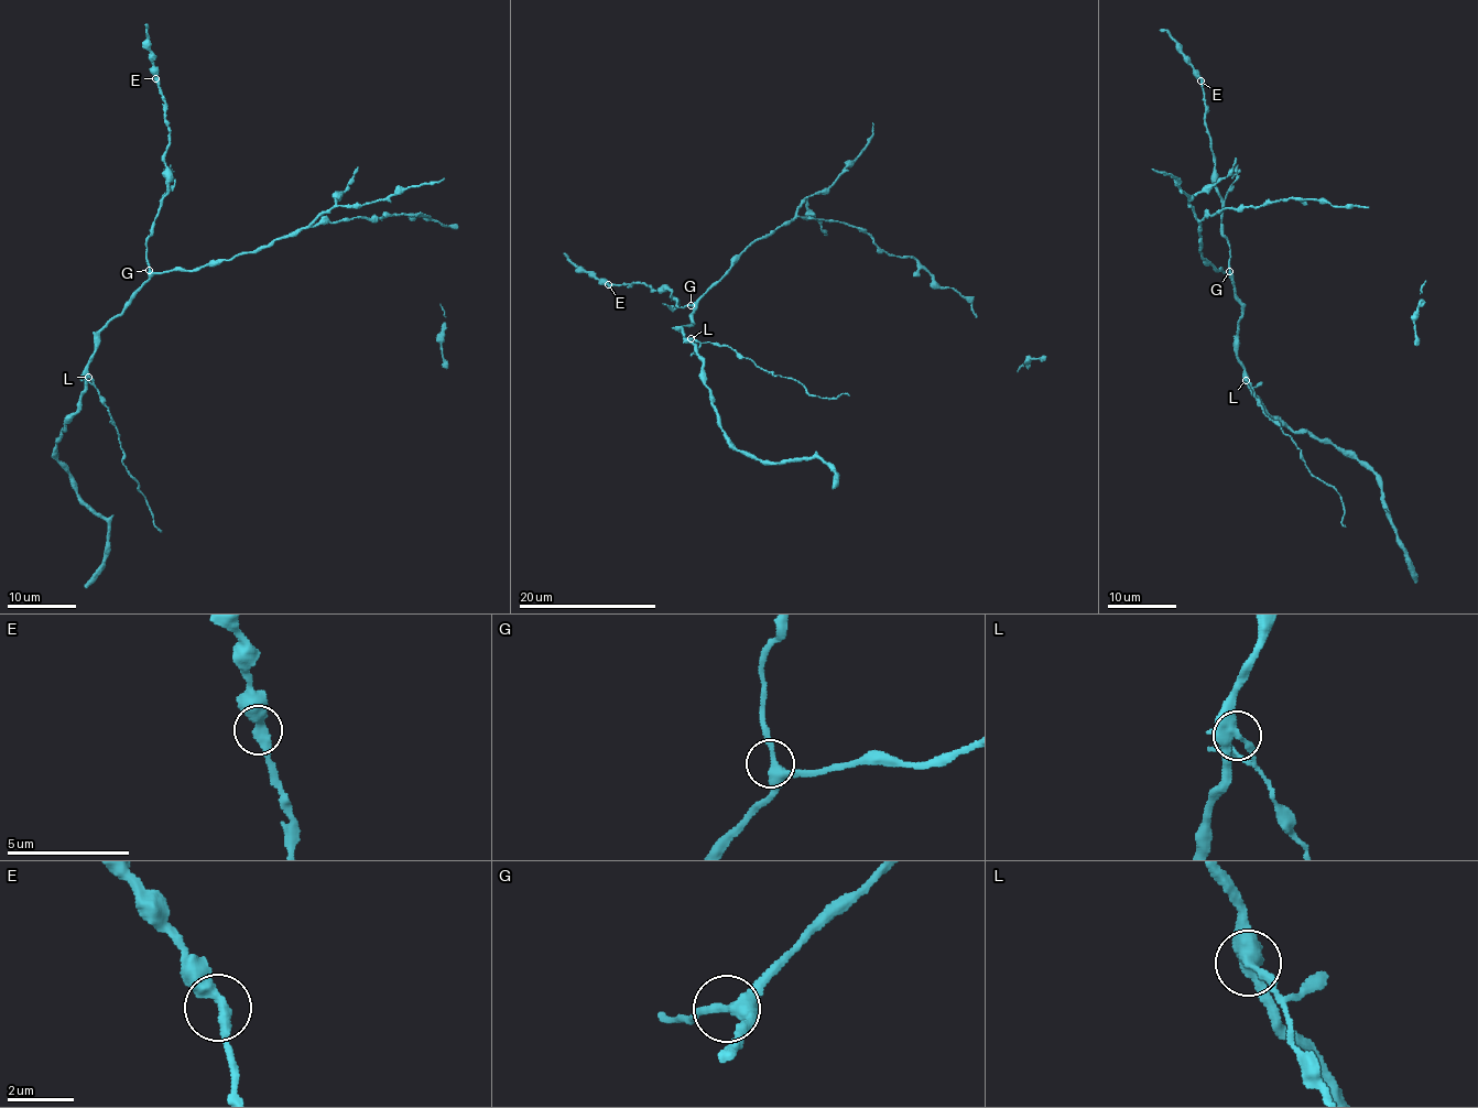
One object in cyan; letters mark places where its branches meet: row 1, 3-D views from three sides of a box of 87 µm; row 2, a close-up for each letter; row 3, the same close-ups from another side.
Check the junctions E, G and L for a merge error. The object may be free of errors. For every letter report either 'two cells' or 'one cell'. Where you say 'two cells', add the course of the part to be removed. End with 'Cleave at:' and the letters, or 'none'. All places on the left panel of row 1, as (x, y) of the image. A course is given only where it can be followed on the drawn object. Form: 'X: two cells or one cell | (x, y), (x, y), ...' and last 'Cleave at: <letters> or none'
E: one cell
G: one cell
L: two cells | (88, 376), (119, 438), (123, 465), (134, 477), (154, 525), (160, 532)
Cleave at: L

